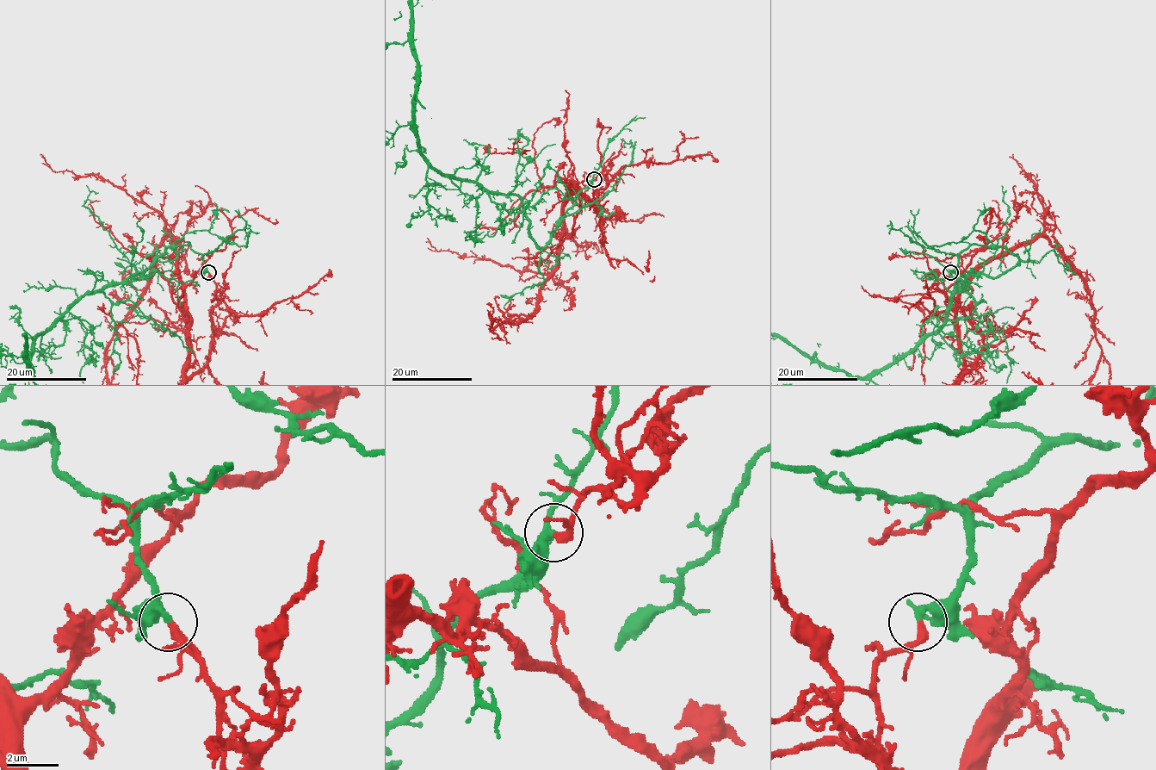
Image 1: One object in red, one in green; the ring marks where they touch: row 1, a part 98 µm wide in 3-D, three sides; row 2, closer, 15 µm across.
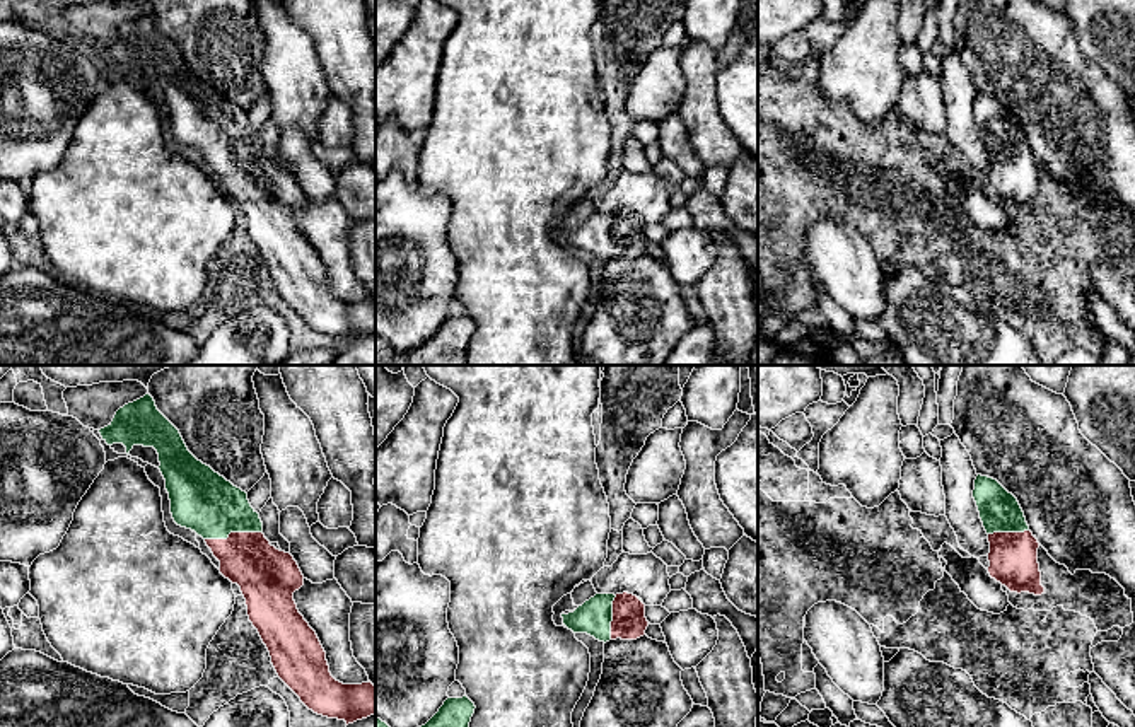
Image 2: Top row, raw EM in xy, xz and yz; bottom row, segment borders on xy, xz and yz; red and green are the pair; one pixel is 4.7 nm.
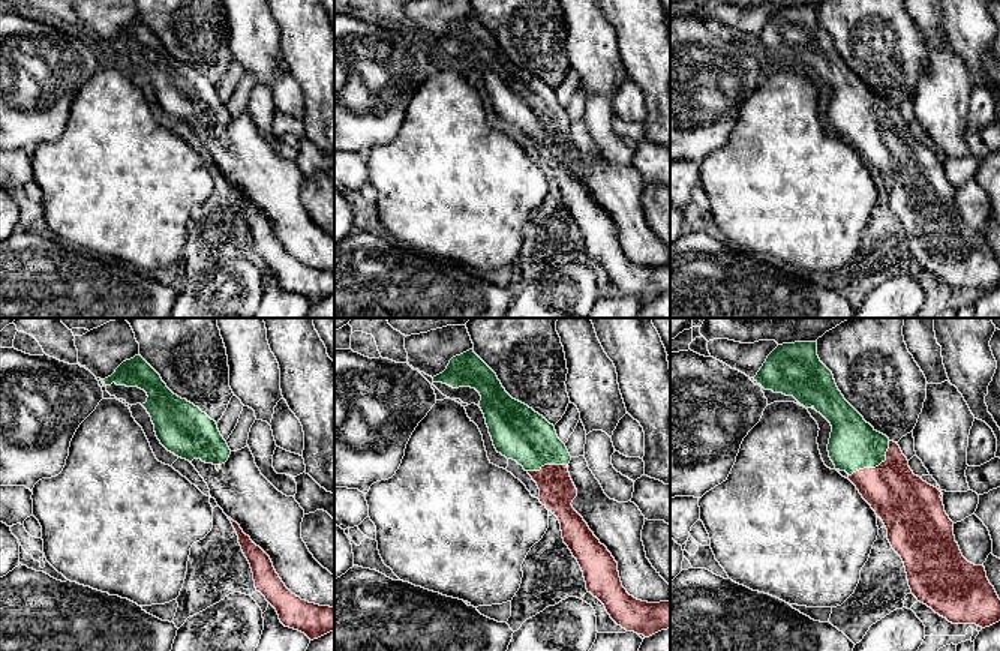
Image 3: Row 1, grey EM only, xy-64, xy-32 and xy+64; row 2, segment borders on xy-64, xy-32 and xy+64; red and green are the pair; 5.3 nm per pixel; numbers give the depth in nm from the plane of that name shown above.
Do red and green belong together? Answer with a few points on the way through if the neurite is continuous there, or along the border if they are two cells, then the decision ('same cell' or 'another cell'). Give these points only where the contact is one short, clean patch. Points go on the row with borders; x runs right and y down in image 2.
another cell

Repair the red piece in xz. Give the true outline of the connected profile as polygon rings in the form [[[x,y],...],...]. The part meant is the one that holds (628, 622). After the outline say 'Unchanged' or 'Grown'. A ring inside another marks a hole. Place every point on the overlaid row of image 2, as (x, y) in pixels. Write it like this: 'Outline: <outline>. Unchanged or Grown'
Outline: [[[616,594],[613,601],[611,640],[637,640],[645,635],[647,626],[645,604],[633,594]]]. Unchanged

